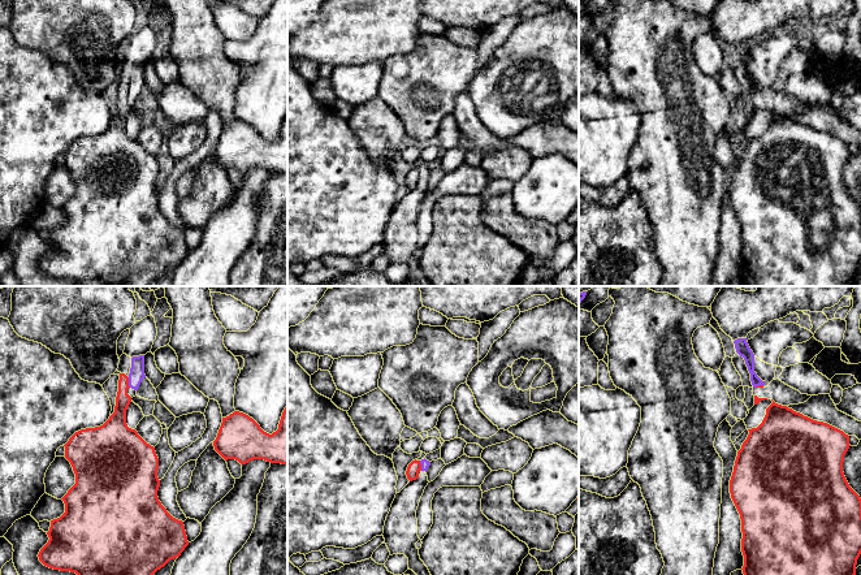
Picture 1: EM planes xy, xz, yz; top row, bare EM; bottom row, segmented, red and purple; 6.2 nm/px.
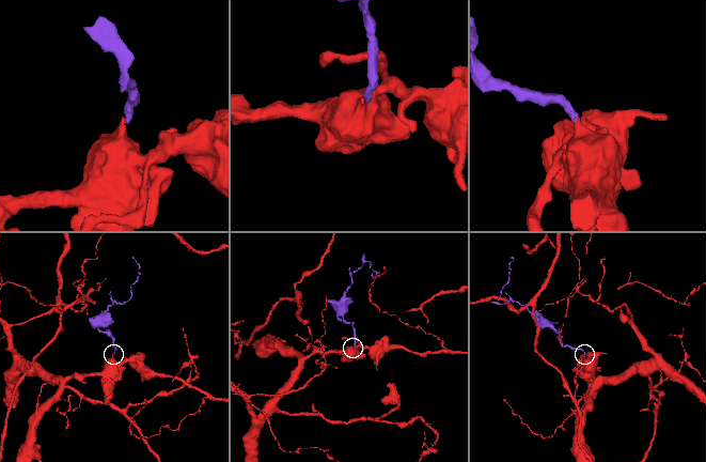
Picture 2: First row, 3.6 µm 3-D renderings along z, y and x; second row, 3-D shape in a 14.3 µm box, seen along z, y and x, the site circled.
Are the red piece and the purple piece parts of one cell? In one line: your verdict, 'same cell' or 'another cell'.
another cell

